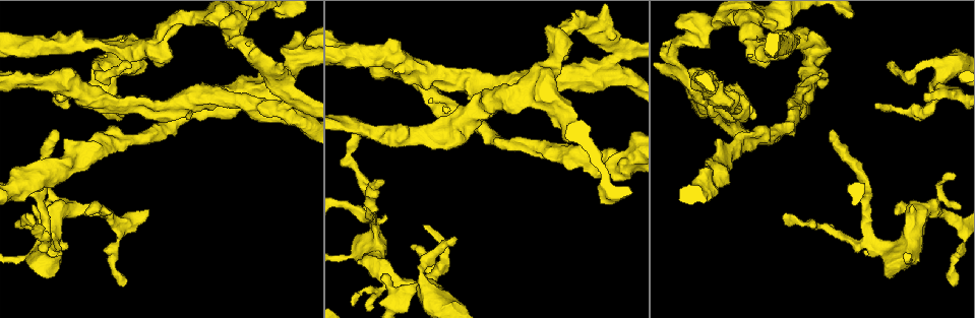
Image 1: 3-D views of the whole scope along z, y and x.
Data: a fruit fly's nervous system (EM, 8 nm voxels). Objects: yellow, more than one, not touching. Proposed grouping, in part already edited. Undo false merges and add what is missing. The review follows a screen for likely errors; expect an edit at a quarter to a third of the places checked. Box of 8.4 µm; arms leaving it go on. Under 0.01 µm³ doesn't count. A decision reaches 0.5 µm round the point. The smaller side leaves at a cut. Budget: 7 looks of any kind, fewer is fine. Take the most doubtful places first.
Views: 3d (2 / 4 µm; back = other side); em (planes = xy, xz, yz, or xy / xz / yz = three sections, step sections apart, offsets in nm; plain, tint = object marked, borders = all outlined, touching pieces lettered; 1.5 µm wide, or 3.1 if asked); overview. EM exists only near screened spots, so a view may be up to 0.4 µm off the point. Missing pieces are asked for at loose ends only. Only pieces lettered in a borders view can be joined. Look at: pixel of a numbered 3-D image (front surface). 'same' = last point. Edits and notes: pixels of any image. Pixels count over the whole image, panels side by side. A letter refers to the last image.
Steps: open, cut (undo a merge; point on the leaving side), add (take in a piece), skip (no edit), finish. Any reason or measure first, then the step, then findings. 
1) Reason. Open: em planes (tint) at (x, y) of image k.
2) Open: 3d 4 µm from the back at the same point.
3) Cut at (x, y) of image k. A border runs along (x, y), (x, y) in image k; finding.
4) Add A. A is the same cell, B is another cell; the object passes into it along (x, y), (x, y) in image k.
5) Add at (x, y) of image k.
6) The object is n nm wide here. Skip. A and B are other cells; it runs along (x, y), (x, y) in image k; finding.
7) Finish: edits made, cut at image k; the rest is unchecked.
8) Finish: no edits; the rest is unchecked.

Open: 3d 2 µm at (52, 129) of image 1.

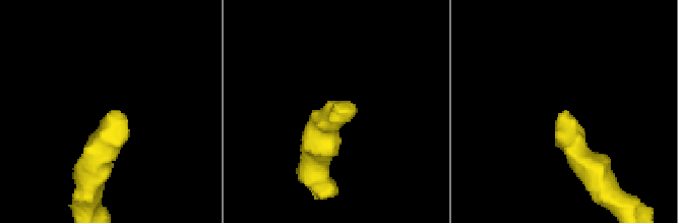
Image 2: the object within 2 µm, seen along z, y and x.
Open: em xy step 4 (borders) at (342, 111) of image 2.

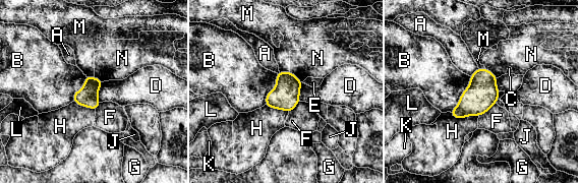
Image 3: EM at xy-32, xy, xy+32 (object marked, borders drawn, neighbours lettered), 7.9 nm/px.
The object is 160 nm wide here. Skip. A, B, C, D, E, F, G, H, J, K, L, M and N are other cells; no lettered piece goes on from it.

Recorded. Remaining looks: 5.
Branch stops here. Open: em planes (tint) at (189, 119) of image 1.

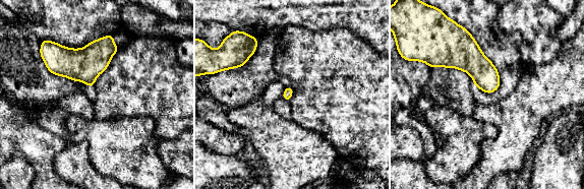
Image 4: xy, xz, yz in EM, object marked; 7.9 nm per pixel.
What lies round it. Open: em planes (borders) at the same point.

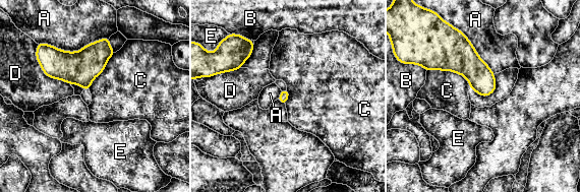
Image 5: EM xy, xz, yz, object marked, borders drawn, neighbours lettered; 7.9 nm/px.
The longest contact is with A, 500 nm. Skip. A, B, C, D and E are other cells; no lettered piece goes on from it.

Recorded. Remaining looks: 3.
Tapers out. Open: em planes (borders) at (124, 282) of image 1.

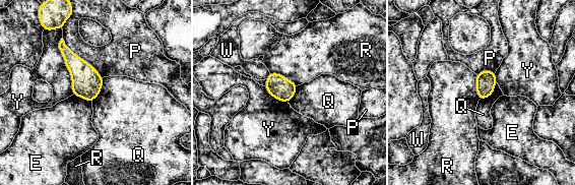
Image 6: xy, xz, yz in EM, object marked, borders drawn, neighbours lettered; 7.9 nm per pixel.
The longest contact is with Y, 460 nm. Skip. E, P, Q, R, W and Y are other cells; a border runs along (103, 78), (101, 90), (91, 101) in image 6; none of them fits.

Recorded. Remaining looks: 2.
Finish: no edits; the rest is unchecked.

